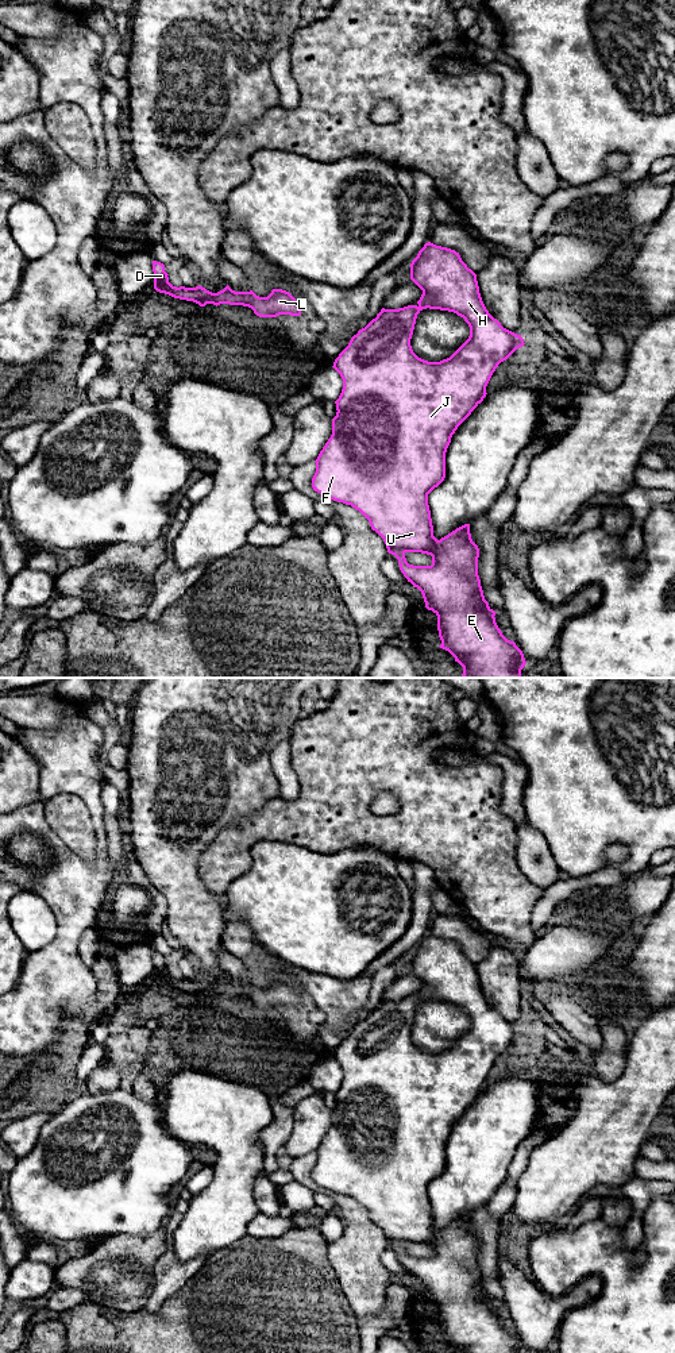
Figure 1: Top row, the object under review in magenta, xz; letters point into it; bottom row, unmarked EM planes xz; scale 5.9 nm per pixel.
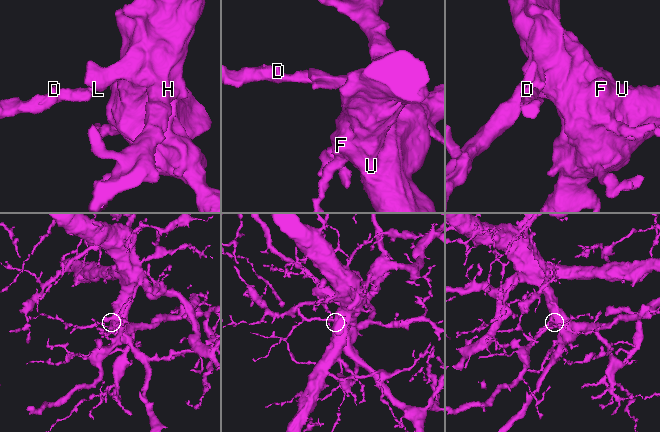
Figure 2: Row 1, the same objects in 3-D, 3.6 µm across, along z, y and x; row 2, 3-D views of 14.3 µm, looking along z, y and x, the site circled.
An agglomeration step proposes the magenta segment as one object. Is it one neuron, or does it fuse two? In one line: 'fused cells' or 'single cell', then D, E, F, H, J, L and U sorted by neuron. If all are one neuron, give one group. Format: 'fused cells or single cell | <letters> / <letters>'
single cell | D E F H J L U

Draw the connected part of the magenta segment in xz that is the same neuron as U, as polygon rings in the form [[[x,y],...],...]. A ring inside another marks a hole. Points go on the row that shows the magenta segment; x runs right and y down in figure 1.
[[[425,243],[410,263],[410,280],[423,290],[417,304],[398,309],[382,308],[375,319],[351,338],[333,362],[332,367],[343,379],[343,389],[335,401],[338,412],[332,419],[332,435],[315,460],[312,487],[329,500],[351,505],[369,520],[371,529],[383,539],[387,552],[398,559],[404,577],[421,591],[425,608],[437,616],[439,647],[463,667],[463,678],[521,678],[526,662],[516,643],[502,635],[494,617],[497,612],[485,600],[478,575],[479,548],[471,539],[470,524],[437,540],[433,536],[428,494],[446,478],[446,452],[452,435],[486,397],[486,386],[498,365],[525,343],[521,335],[504,328],[489,313],[477,274],[455,250]],[[427,308],[454,312],[470,327],[468,339],[440,362],[418,358],[410,346],[417,315]],[[406,552],[431,555],[432,564],[409,564]]]

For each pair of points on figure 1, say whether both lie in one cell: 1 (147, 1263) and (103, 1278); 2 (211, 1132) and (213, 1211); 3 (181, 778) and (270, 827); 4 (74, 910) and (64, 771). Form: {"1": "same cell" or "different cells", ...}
{"1": "same cell", "2": "same cell", "3": "different cells", "4": "same cell"}

